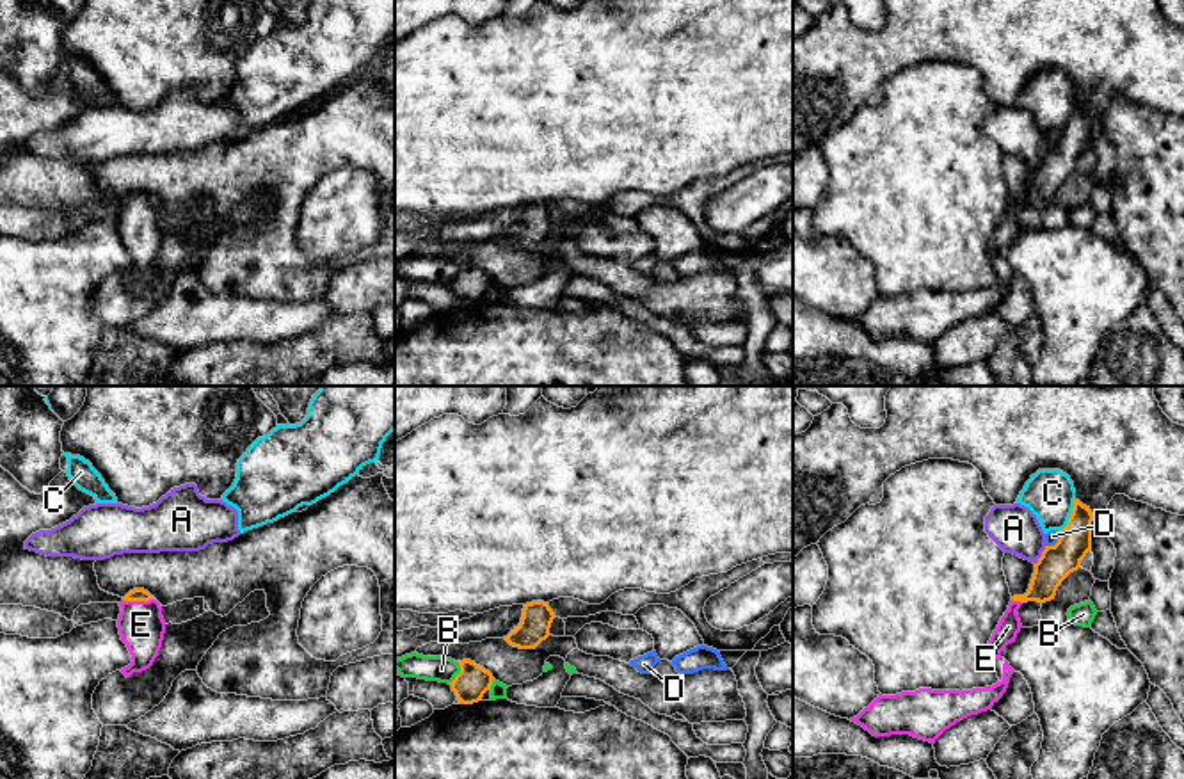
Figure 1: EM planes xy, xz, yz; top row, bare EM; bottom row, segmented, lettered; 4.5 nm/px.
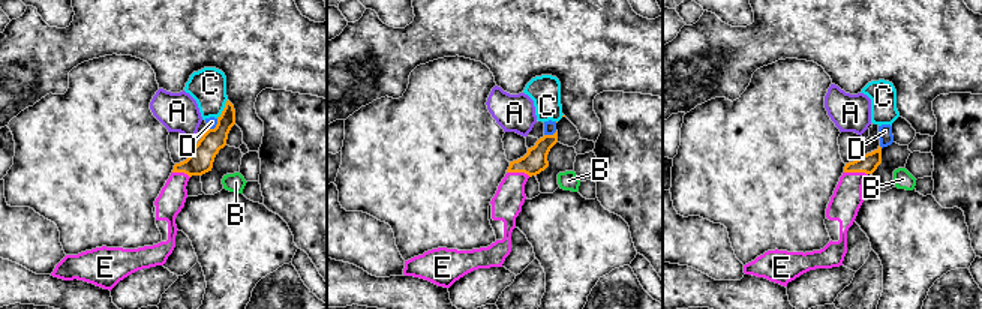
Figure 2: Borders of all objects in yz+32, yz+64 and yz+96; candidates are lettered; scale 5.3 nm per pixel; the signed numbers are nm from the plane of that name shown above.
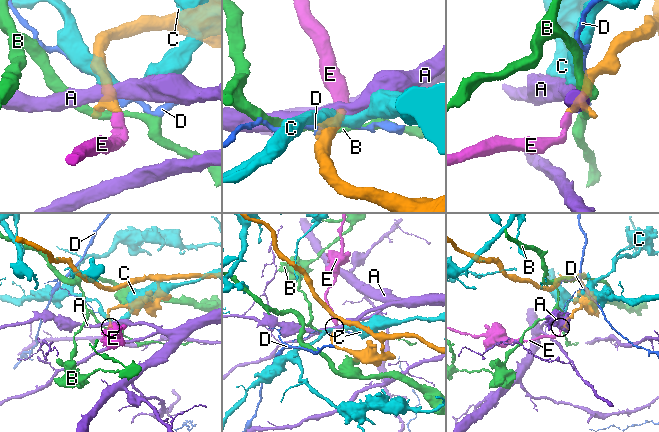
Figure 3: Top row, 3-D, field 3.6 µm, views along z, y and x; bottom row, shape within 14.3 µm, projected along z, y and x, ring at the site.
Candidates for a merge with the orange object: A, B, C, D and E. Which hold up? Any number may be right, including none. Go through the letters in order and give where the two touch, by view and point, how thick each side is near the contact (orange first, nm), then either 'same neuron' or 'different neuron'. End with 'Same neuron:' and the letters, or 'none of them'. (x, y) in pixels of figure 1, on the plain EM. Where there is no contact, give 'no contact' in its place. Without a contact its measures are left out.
A: contact yz (1042, 157); calibres 160 and 220 nm; different neuron
B: contact xz (459, 274); calibres 150 and 120 nm; different neuron
C: contact yz (1071, 118); calibres 160 and 220 nm; different neuron
D: contact yz (1056, 144); calibres 160 and 60 nm; different neuron
E: contact xy (139, 201); calibres 60 and 200 nm; same neuron
Same neuron: E

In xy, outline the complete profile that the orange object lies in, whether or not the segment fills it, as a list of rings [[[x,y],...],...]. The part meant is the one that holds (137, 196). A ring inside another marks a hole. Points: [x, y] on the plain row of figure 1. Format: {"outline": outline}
{"outline": [[[144,190],[130,192],[119,208],[119,237],[132,256],[132,265],[121,274],[130,279],[153,267],[162,249],[165,222],[160,205]]]}

